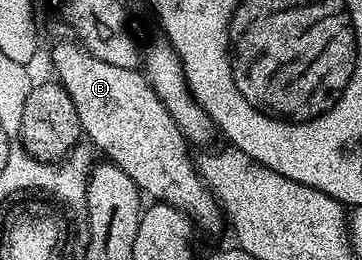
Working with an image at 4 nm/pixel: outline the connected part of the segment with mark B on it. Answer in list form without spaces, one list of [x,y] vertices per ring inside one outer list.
[[[61,40],[54,46],[53,68],[57,71],[56,79],[65,87],[67,94],[71,94],[71,102],[75,102],[84,139],[89,139],[88,143],[98,153],[101,151],[105,155],[102,157],[119,166],[119,170],[123,170],[123,174],[127,174],[127,178],[131,178],[131,182],[135,182],[135,186],[146,197],[153,196],[149,198],[162,204],[175,205],[180,212],[189,215],[189,219],[200,231],[202,228],[205,232],[217,232],[221,224],[223,228],[221,205],[198,176],[194,157],[189,157],[189,141],[185,139],[179,126],[175,126],[175,118],[171,118],[167,106],[159,102],[155,90],[144,75],[135,68],[111,66],[111,62],[90,56],[80,44],[69,40]]]

